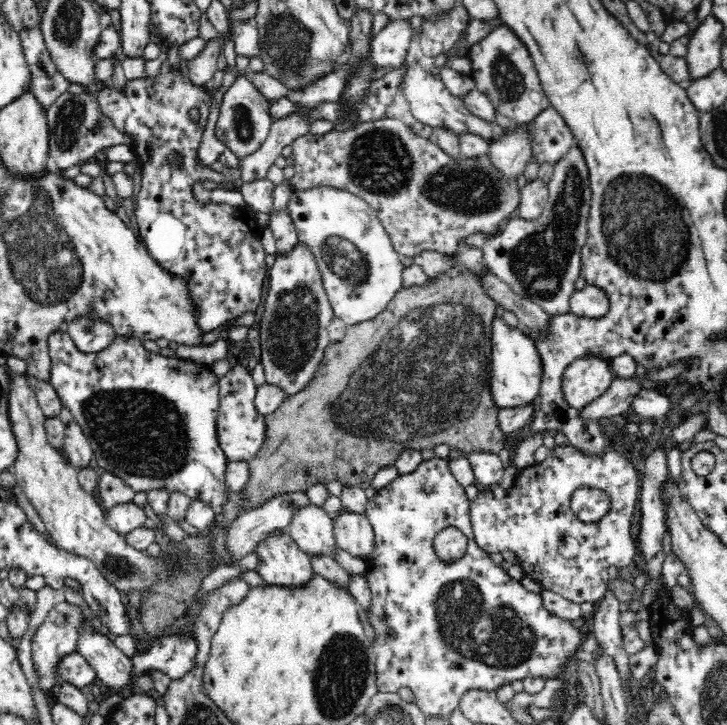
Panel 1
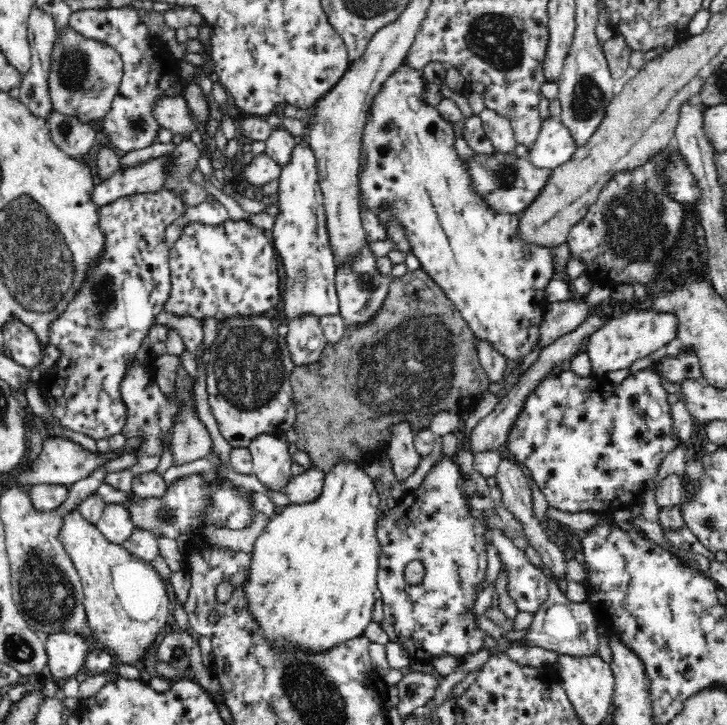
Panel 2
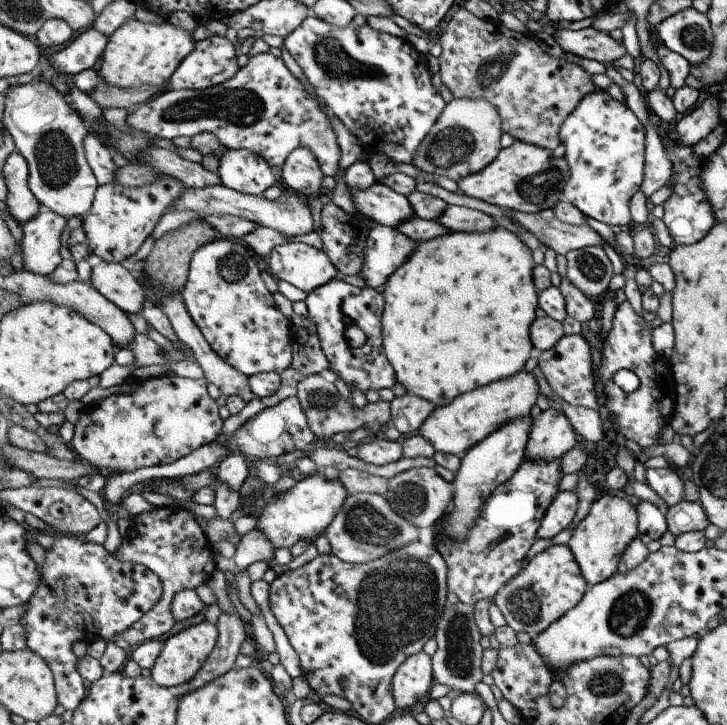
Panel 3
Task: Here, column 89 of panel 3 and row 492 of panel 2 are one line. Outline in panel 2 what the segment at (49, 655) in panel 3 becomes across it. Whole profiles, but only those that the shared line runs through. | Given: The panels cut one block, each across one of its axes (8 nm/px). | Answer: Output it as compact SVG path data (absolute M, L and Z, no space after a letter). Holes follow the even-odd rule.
M659 360L658 362L654 362L650 368L647 367L634 374L632 373L628 378L623 380L623 382L620 382L620 384L612 384L612 382L608 382L608 380L602 382L602 378L600 378L600 380L591 378L589 382L586 382L586 378L576 376L570 369L562 371L560 374L554 372L548 374L544 380L540 380L540 382L526 394L524 406L520 408L520 412L518 412L514 424L512 424L504 446L506 446L508 452L514 456L516 462L521 462L530 470L531 478L533 482L536 483L538 489L540 489L540 492L544 493L548 501L548 506L566 512L593 512L598 514L608 514L616 512L616 510L624 510L624 508L631 510L631 508L634 508L634 504L644 495L647 482L657 476L658 468L660 468L662 460L666 458L666 454L670 454L676 446L680 445L672 429L670 404L666 401L667 394L668 392L662 387L660 380Z

